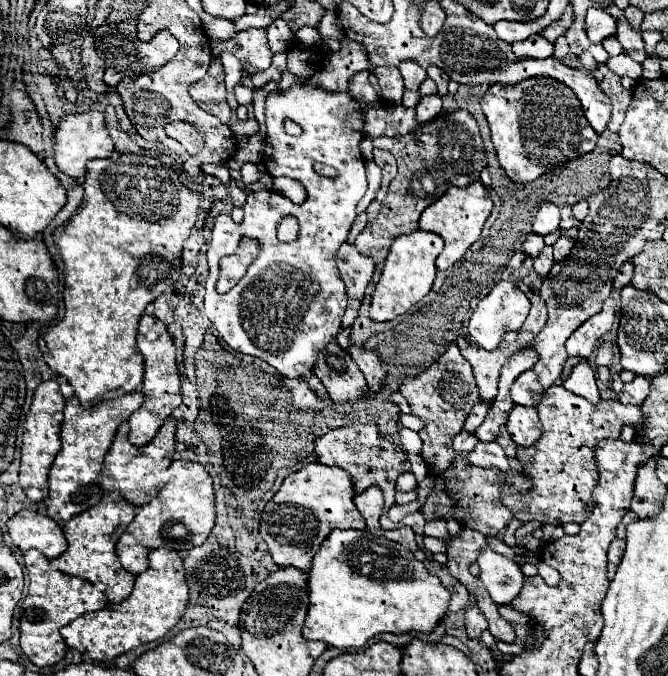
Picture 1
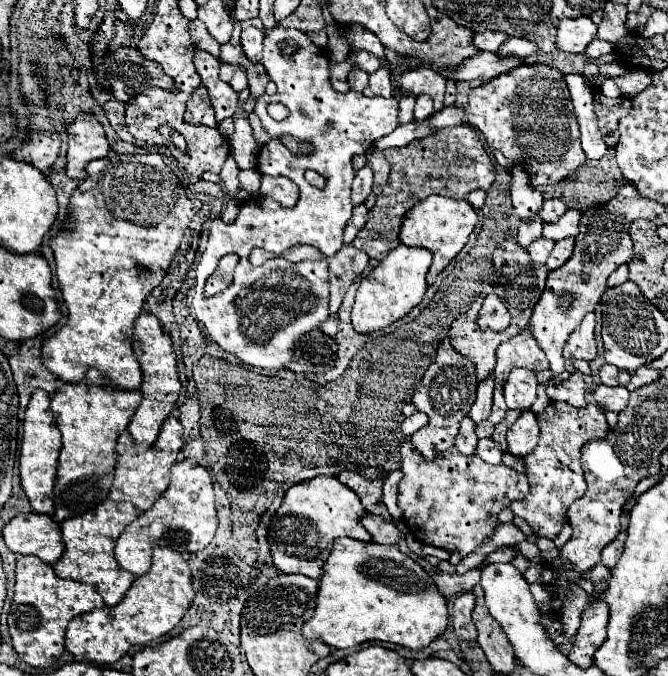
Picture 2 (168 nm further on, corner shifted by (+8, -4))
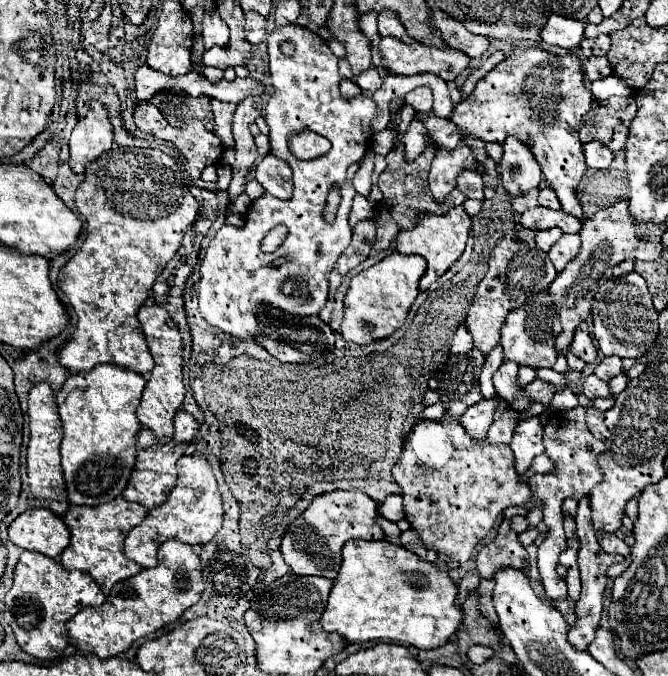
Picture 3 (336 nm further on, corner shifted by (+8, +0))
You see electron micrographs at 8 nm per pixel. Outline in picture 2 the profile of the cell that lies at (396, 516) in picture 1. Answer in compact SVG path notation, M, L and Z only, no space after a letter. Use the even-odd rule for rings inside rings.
M405 441L401 445L401 473L403 479L399 483L397 505L403 509L403 521L409 527L409 531L425 545L445 549L447 553L457 551L461 557L467 557L493 535L493 531L497 529L499 511L509 507L511 501L523 499L529 493L529 483L523 473L517 473L515 469L503 463L489 465L481 461L481 457L477 455L467 457L459 453L455 447L441 453L441 457L427 461L425 457L421 457L421 453L417 453L417 449L413 449L411 441Z

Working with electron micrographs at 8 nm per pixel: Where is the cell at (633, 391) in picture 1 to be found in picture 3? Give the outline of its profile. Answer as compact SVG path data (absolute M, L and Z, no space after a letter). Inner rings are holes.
M589 375L583 383L583 393L589 399L597 399L597 397L613 397L607 381L601 381L597 375Z

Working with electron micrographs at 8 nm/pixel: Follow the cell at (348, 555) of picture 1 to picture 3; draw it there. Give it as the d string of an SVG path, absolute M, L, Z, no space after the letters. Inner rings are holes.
M347 541L341 549L341 569L333 581L327 607L321 615L321 627L325 631L339 633L347 643L365 641L397 641L403 645L413 645L417 649L435 649L445 645L457 631L463 611L455 605L457 585L449 579L445 571L439 571L433 563L419 559L415 553L399 545L389 545L387 541Z

